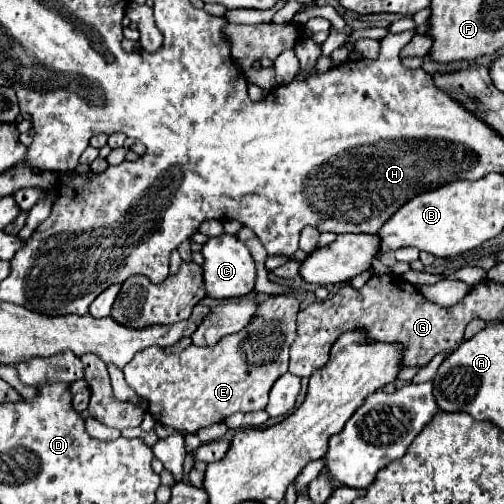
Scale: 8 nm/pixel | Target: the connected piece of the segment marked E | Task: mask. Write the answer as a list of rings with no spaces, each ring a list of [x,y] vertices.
[[[267,296],[259,302],[249,326],[225,336],[213,348],[191,344],[181,354],[165,354],[161,348],[141,350],[125,364],[125,382],[149,400],[149,412],[159,424],[181,432],[197,432],[235,412],[263,410],[269,388],[289,368],[289,348],[297,338],[297,314],[299,300],[295,296]]]

